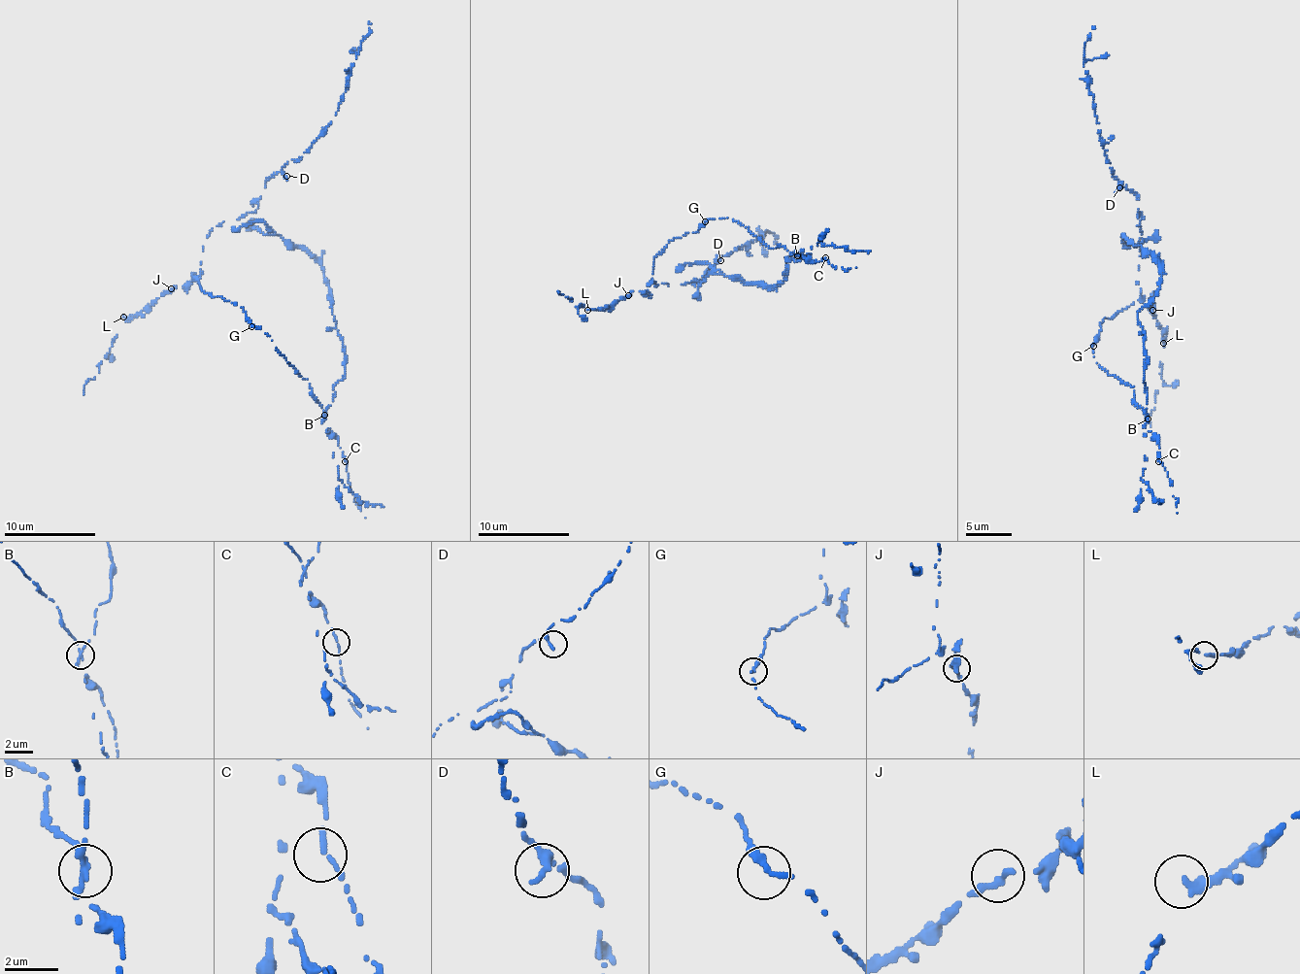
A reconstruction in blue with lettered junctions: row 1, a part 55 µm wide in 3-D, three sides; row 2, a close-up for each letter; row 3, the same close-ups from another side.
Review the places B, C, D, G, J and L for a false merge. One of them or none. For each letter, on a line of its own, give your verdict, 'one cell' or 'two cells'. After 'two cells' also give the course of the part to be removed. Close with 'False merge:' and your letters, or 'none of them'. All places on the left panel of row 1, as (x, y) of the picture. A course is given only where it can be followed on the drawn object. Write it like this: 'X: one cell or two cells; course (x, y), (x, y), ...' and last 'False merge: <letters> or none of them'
B: two cells; course (323, 415), (333, 401), (333, 387), (345, 374), (323, 269), (305, 250), (284, 243), (262, 222), (232, 227)
C: one cell
D: one cell
G: one cell
J: one cell
L: one cell
False merge: B

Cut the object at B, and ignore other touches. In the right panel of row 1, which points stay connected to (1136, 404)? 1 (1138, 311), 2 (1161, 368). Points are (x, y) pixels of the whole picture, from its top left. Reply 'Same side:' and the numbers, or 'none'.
Same side: 2

